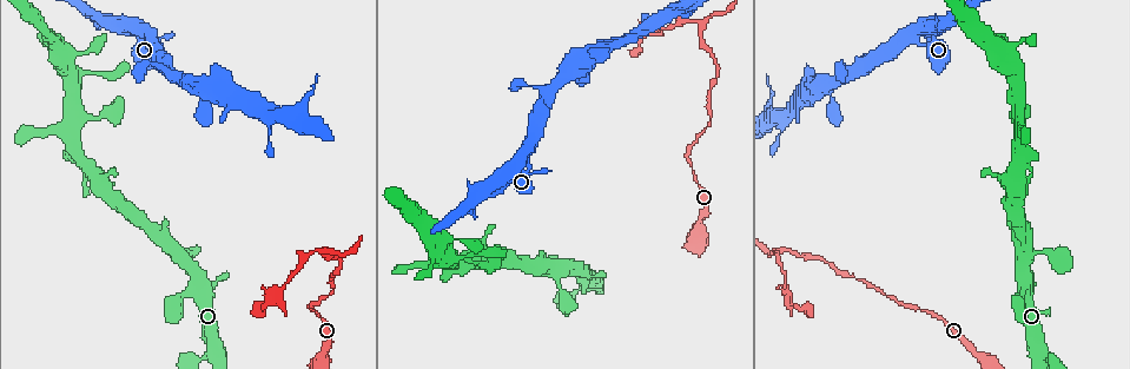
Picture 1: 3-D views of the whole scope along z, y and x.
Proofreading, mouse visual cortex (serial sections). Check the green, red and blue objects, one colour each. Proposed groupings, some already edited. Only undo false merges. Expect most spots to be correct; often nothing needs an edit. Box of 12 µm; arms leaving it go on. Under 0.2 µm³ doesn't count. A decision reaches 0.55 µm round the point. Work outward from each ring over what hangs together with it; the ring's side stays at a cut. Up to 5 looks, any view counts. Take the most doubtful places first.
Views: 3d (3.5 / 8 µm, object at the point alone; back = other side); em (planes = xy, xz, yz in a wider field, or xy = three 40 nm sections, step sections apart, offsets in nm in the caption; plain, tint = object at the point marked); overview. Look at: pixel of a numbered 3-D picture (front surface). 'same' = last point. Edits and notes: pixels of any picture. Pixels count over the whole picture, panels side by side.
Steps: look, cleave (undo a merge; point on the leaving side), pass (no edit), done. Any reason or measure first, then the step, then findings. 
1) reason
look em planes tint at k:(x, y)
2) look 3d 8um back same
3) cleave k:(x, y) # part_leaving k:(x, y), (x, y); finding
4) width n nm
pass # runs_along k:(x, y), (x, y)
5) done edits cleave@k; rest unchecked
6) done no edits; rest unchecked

abrupt turn
look 3d 3.5um back at 1:(784, 251)

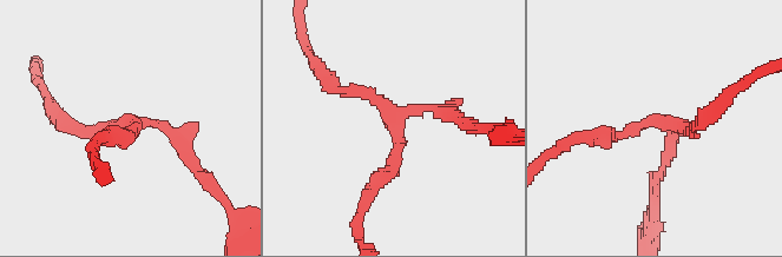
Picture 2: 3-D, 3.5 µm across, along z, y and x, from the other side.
shape alone is not enough
look em planes tint at 2:(130, 121)

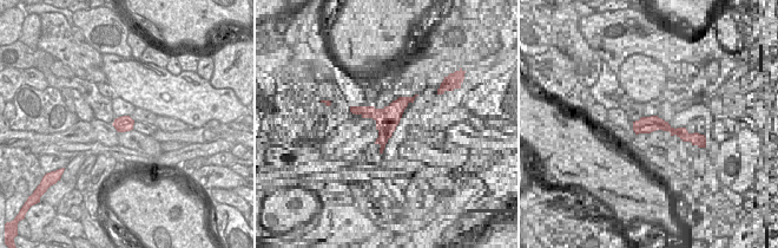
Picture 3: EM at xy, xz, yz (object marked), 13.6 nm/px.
pass # runs_along 2:(374, 186), (395, 165), (399, 117), (453, 117); continuous, no second cell

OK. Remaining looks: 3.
three arms meet
look em xy step 3 tint at 1:(125, 21)

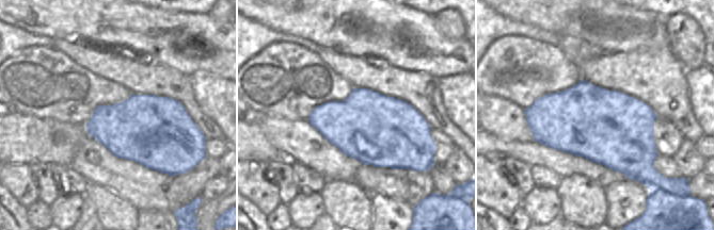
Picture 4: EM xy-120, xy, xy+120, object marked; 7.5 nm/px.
look 3d 3.5um same

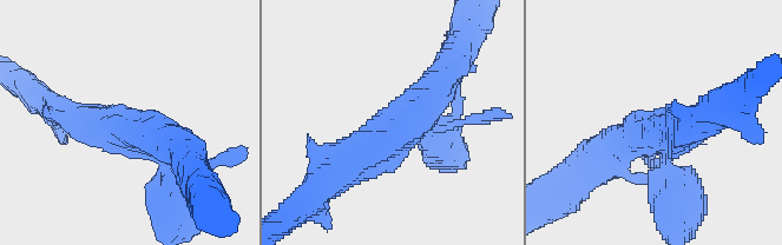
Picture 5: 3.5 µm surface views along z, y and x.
arm_widths 350, 400, 500 nm
pass # runs_along 5:(172, 189), (125, 127), (64, 113); continuous, no second cell

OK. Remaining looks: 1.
done no edits; rest unchecked

